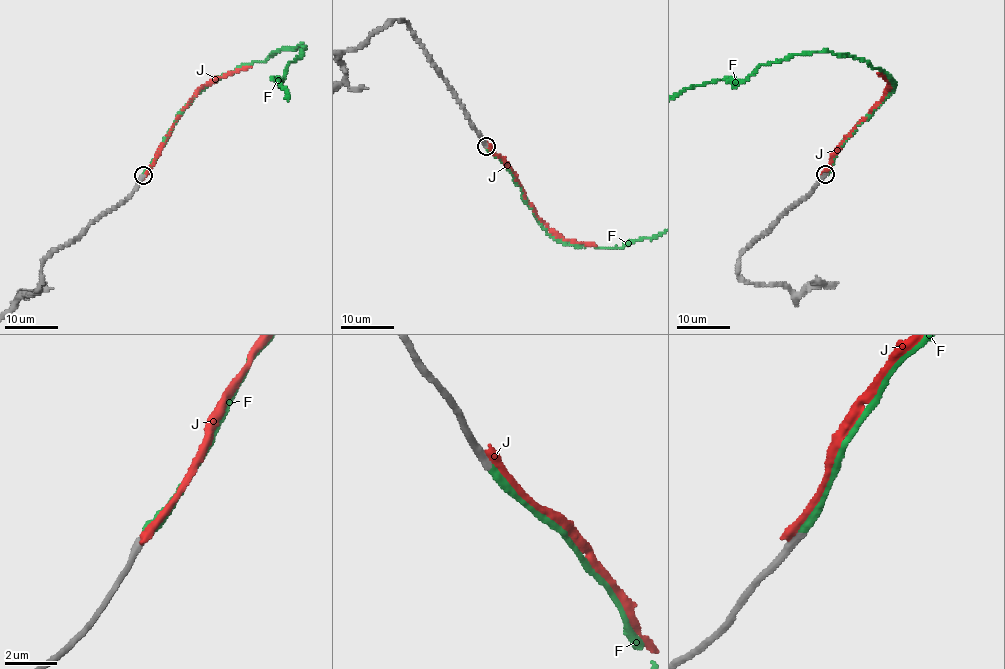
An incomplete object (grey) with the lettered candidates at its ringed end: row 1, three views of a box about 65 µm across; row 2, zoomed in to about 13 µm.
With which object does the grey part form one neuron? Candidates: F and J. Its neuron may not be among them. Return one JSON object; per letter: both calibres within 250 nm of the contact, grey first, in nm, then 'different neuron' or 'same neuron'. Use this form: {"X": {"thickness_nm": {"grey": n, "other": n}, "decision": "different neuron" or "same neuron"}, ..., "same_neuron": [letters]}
{"F": {"thickness_nm": {"grey": 320, "other": 360}, "decision": "same neuron"}, "J": {"thickness_nm": {"grey": 360, "other": 360}, "decision": "different neuron"}, "same_neuron": ["F"]}

